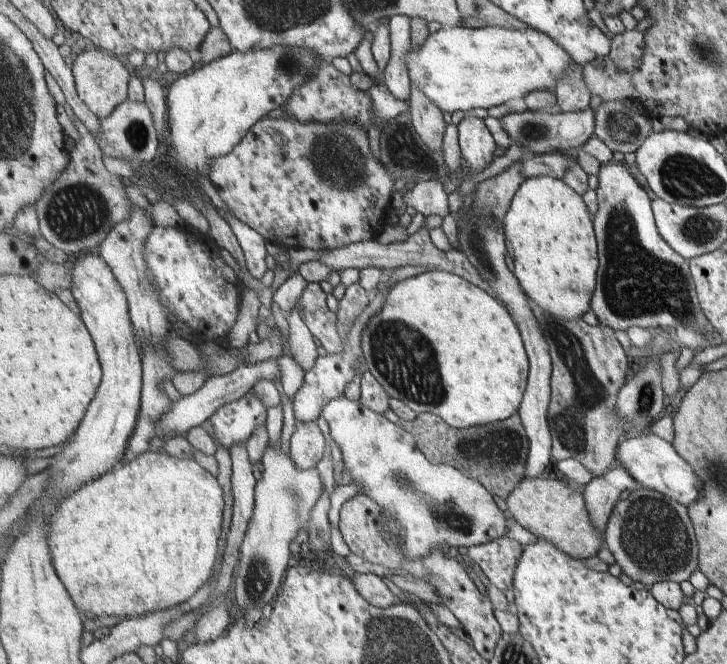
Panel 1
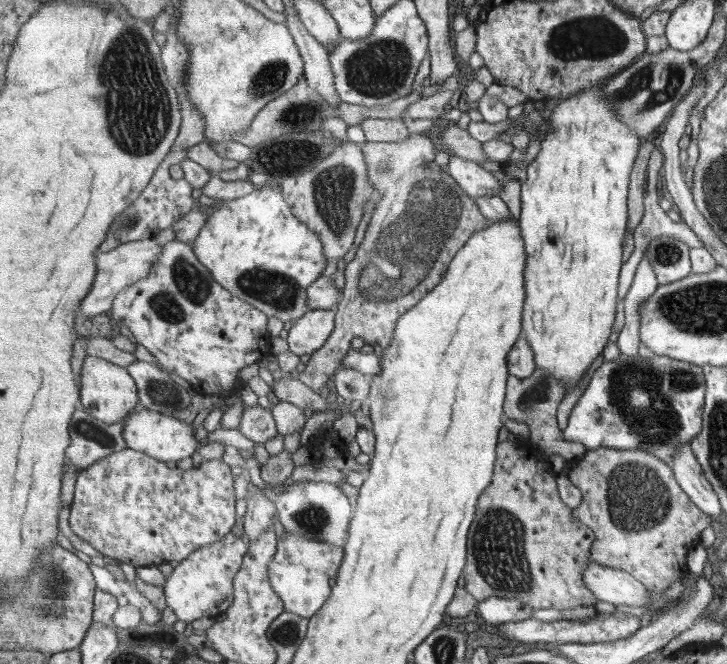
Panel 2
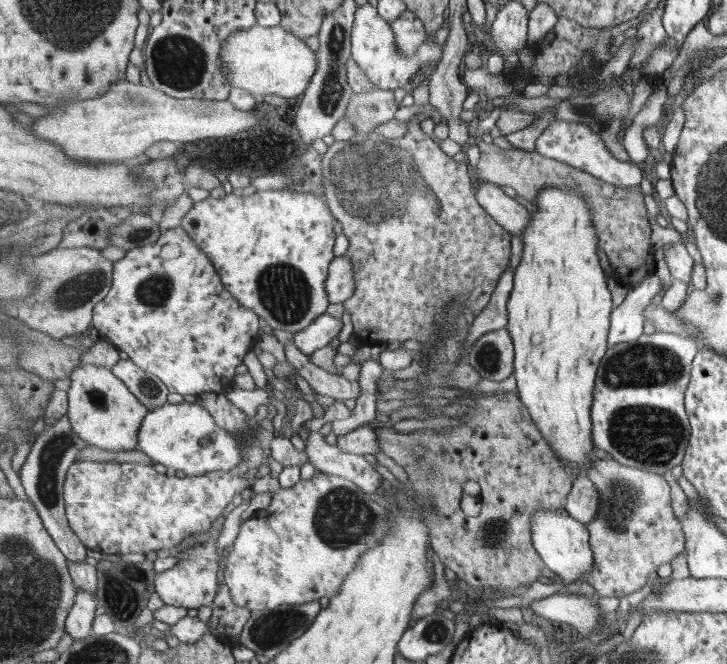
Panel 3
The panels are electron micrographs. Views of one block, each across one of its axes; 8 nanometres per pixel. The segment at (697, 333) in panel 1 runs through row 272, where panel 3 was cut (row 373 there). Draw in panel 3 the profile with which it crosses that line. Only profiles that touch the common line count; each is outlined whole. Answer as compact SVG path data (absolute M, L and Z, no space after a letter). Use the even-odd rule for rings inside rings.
M655 331L637 340L610 346L603 358L594 390L592 422L594 444L628 467L654 474L665 474L681 465L691 438L692 426L686 409L686 392L692 377L694 358L701 350L690 334Z

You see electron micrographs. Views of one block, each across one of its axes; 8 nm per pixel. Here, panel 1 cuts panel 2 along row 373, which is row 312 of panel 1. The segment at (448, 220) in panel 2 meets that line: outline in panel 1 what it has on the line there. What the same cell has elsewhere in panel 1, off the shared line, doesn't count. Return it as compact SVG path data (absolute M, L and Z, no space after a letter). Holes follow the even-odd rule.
M308 283L298 304L303 320L309 325L311 332L321 345L331 354L341 354L344 342L337 330L338 316L327 306L327 293L321 284Z

